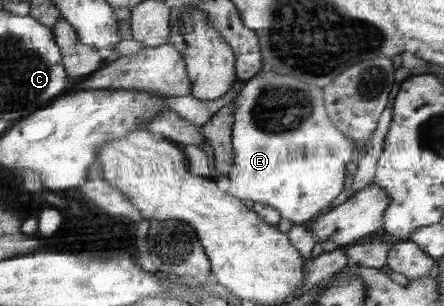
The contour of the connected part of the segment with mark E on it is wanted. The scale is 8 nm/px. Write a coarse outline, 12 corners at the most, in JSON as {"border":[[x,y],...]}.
{"border":[[263,70],[232,106],[227,192],[319,218],[365,154],[323,89]]}

